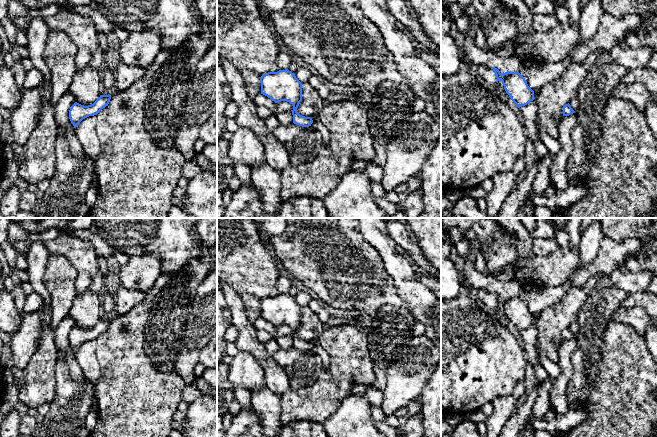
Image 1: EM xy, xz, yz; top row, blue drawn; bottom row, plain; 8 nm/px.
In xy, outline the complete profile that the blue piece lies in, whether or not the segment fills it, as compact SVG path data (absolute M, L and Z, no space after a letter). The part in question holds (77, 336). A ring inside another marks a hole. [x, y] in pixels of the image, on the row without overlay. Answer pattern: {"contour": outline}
{"contour": "M101 319L93 328L84 330L75 326L69 334L69 343L76 352L80 346L89 341L97 339L104 331L108 330L111 319Z"}

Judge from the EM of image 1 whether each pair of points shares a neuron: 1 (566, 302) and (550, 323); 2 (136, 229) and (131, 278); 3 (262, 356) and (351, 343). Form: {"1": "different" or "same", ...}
{"1": "same", "2": "different", "3": "different"}

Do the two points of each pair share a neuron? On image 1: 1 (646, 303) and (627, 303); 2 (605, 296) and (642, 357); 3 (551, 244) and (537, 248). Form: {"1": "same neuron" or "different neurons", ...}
{"1": "same neuron", "2": "different neurons", "3": "same neuron"}

